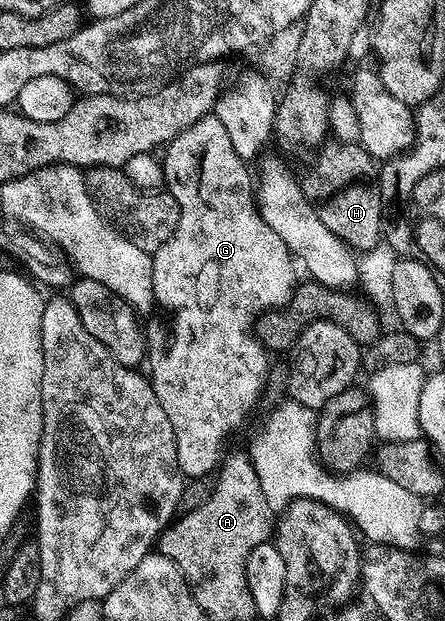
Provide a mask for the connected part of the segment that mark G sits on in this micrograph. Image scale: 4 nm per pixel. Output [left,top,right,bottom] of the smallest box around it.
[144,116,296,479]

